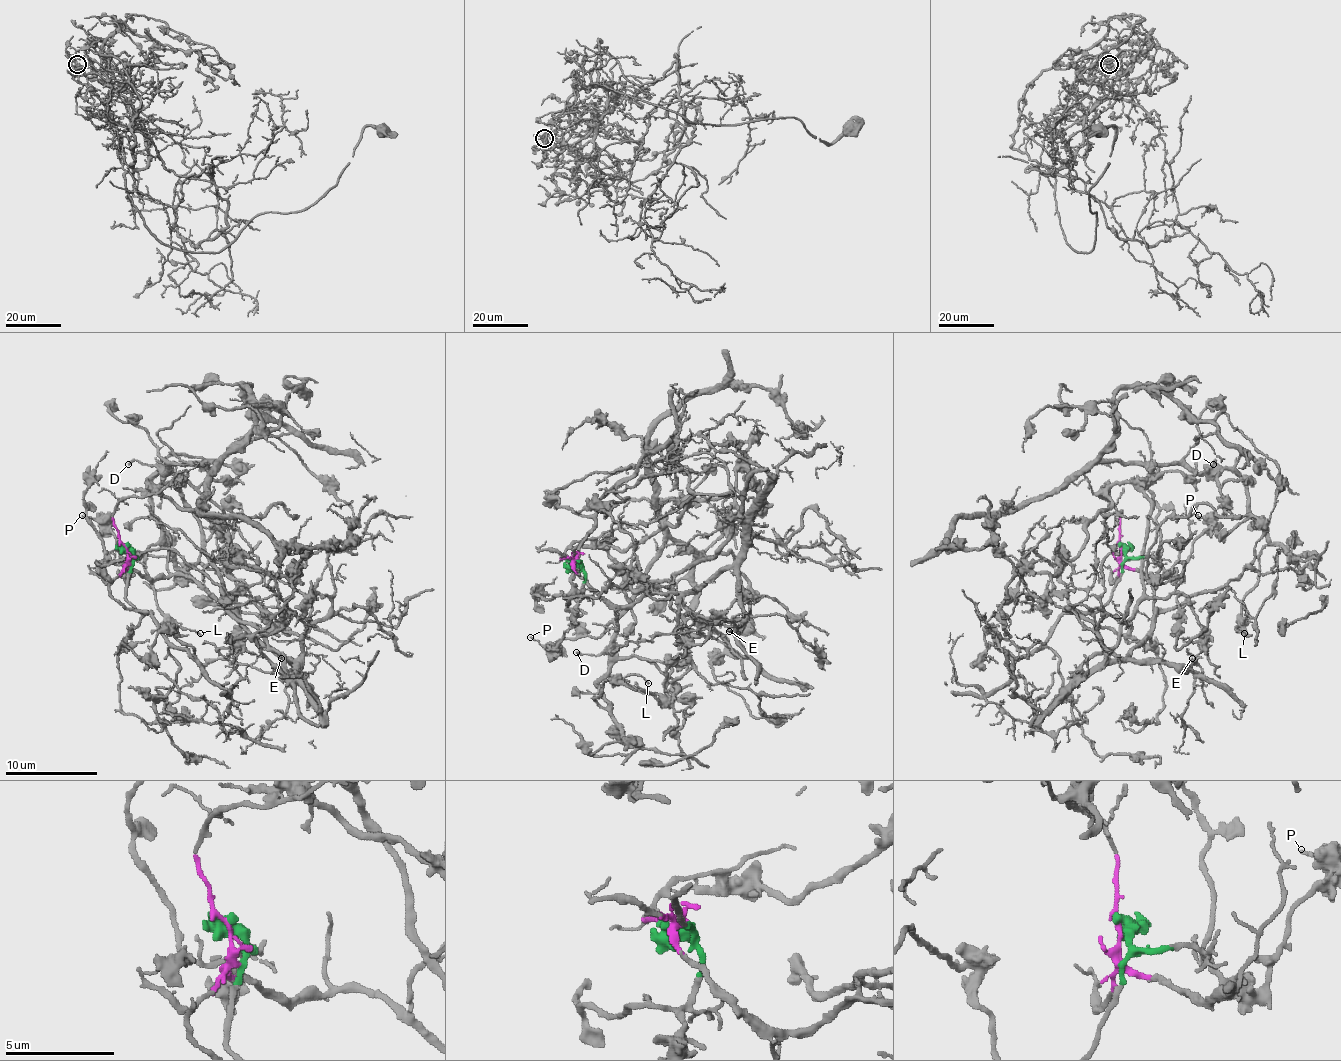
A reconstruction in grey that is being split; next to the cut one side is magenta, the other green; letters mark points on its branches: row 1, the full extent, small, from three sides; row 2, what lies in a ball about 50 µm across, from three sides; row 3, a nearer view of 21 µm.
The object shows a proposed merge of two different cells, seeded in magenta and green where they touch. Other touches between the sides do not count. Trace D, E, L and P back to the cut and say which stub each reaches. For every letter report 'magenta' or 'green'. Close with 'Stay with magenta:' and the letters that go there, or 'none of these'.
D: magenta
E: magenta
L: magenta
P: green
Stay with magenta: D, E, L

